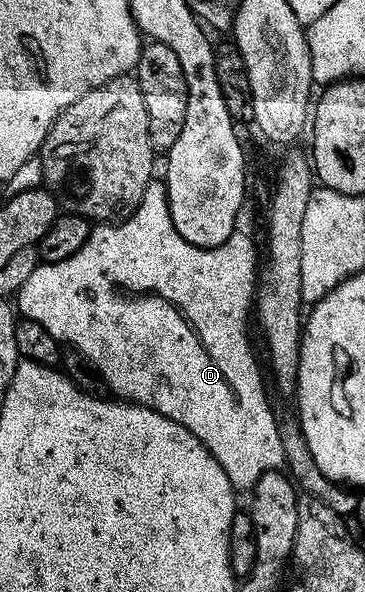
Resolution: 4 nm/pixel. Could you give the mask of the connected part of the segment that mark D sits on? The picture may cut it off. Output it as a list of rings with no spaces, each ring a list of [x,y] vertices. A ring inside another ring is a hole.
[[[151,180],[148,188],[144,192],[144,196],[140,200],[140,204],[134,209],[134,213],[129,215],[121,224],[102,224],[97,228],[91,229],[90,239],[84,244],[84,248],[80,248],[80,252],[76,252],[67,259],[60,260],[59,263],[42,262],[36,268],[36,272],[32,272],[32,276],[28,276],[26,283],[20,287],[16,295],[16,310],[21,317],[31,318],[36,324],[40,324],[40,328],[44,328],[52,335],[60,344],[65,344],[67,347],[73,348],[81,352],[84,356],[88,356],[88,360],[92,360],[92,364],[100,372],[100,376],[105,380],[107,387],[111,391],[115,390],[119,399],[127,402],[135,402],[138,406],[147,406],[156,412],[160,412],[164,416],[168,416],[172,420],[176,420],[176,424],[180,424],[184,428],[188,428],[188,432],[192,432],[192,436],[196,436],[196,440],[200,440],[204,444],[204,448],[208,448],[208,452],[212,452],[214,459],[220,464],[220,468],[224,468],[224,472],[228,476],[228,480],[233,484],[235,491],[249,491],[253,486],[260,481],[269,470],[277,470],[283,465],[282,445],[280,444],[280,432],[278,431],[279,419],[274,418],[274,410],[270,407],[270,402],[266,399],[266,390],[262,387],[262,374],[258,371],[258,362],[254,359],[254,350],[250,347],[250,338],[246,335],[246,317],[251,317],[252,314],[252,299],[256,294],[256,262],[254,266],[254,242],[248,235],[242,232],[235,234],[225,242],[223,246],[217,246],[211,250],[205,250],[199,246],[188,244],[188,240],[184,240],[184,236],[180,236],[176,232],[176,228],[172,224],[172,216],[170,215],[170,205],[168,204],[168,196],[166,195],[165,185],[161,181]]]

